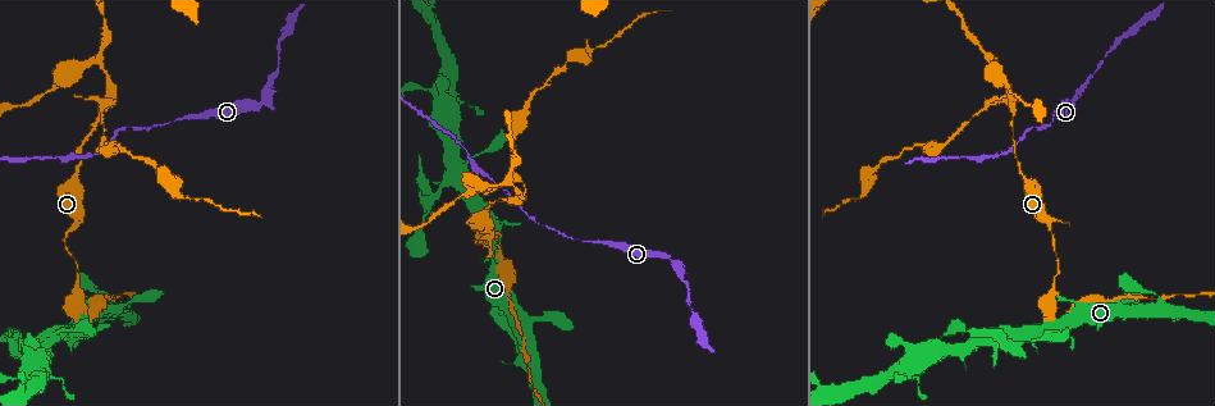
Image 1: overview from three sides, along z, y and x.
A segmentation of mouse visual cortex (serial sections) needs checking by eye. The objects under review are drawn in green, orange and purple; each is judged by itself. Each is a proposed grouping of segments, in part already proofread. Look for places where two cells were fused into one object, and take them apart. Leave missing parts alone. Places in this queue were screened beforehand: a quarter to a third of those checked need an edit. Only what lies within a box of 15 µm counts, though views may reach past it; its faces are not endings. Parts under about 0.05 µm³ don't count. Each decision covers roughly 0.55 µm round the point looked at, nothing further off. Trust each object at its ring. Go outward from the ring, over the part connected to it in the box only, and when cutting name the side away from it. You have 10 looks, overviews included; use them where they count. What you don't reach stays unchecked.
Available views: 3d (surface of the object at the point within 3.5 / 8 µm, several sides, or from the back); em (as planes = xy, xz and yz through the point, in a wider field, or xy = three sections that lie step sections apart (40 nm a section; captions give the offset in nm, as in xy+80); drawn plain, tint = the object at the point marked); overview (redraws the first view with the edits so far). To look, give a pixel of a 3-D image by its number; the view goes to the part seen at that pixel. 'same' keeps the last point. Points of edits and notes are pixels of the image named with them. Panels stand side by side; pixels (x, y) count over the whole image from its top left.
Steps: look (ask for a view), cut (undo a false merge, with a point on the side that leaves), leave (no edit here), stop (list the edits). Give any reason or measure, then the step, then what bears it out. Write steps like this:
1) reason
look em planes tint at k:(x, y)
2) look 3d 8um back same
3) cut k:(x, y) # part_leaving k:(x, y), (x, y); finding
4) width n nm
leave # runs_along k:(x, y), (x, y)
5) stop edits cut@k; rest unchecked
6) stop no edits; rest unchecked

look 3d 3.5um at 1:(510, 184)

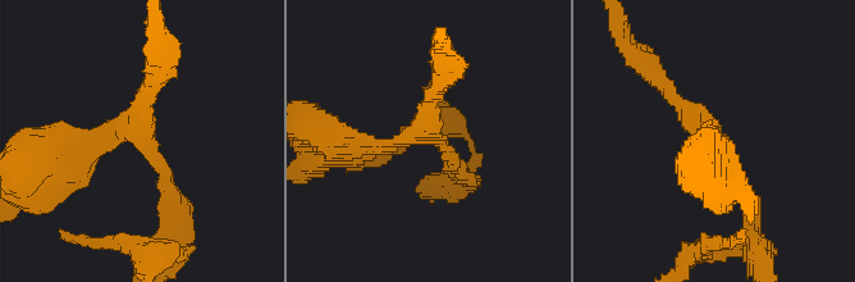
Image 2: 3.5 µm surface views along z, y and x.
arms 3; arm_widths 200, 200, 250 nm
look em xy step 3 tint at 2:(139, 136)

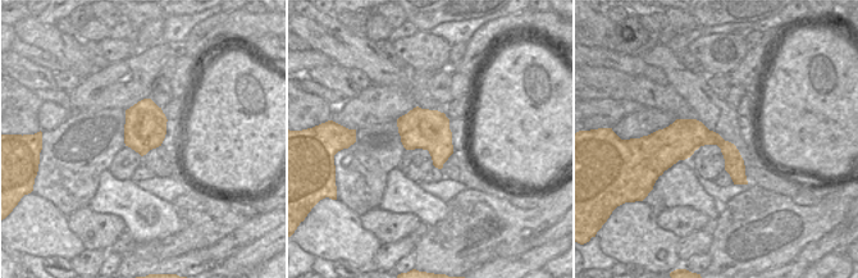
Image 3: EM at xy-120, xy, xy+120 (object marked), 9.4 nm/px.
look em planes tint same

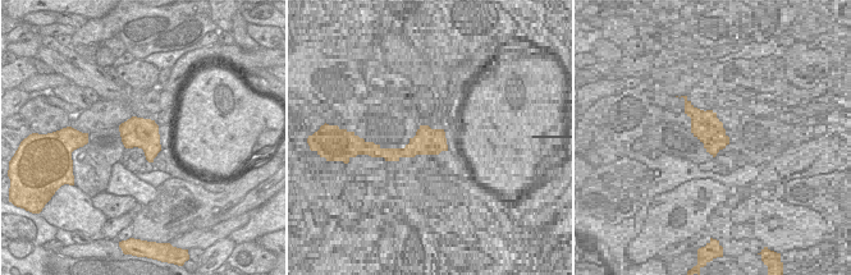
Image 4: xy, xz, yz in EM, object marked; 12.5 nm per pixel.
leave # runs_along 2:(173, 196), (138, 133), (59, 160); continuous, no second cell

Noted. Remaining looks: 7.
a narrow waist
look 3d 8um at 1:(1070, 105)

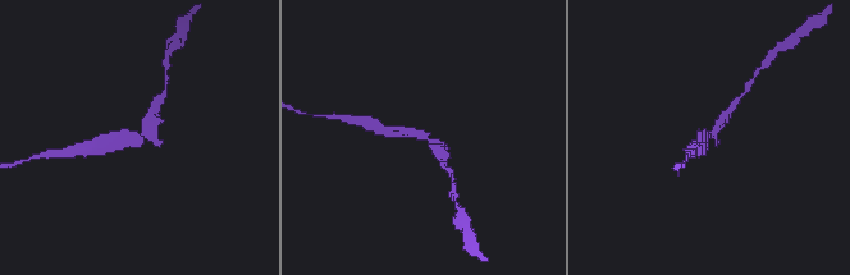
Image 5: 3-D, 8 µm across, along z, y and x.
look em xy step 1 tint at 5:(426, 140)

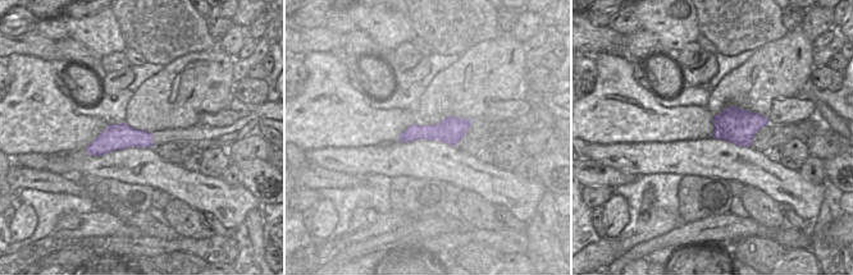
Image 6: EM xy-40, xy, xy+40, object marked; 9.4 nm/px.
cut 5:(151, 117) # part_leaving 5:(144, 133), (161, 96); two cells meet here

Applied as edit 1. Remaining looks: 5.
sudden change in width
look 3d 8um at 1:(487, 239)

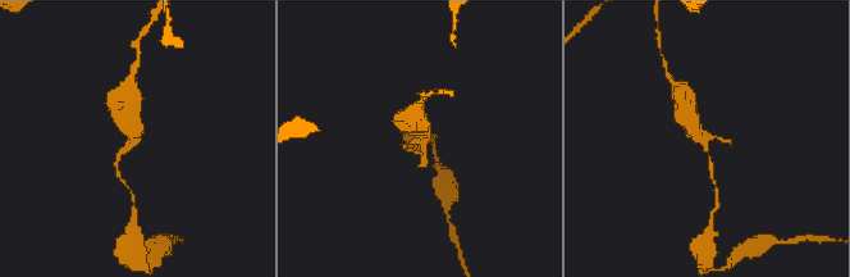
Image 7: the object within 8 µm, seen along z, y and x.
look 3d 3.5um at 7:(707, 141)

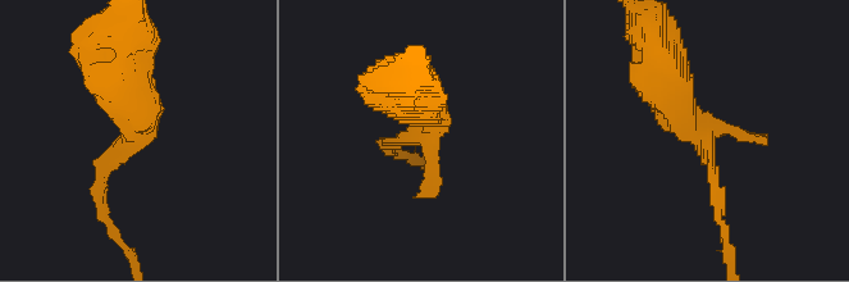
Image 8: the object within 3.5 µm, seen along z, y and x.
look em xy step 1 tint at 8:(413, 136)

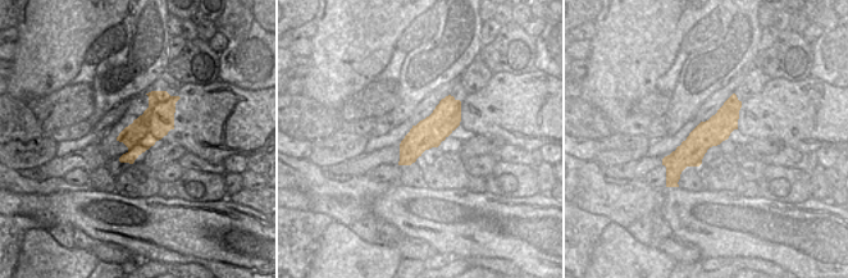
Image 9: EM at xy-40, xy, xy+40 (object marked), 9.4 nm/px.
leave # runs_along 9:(733, 99), (674, 167), (674, 182); one cell here

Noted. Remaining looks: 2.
thin arm on a thick one
look 3d 3.5um at 1:(437, 196)

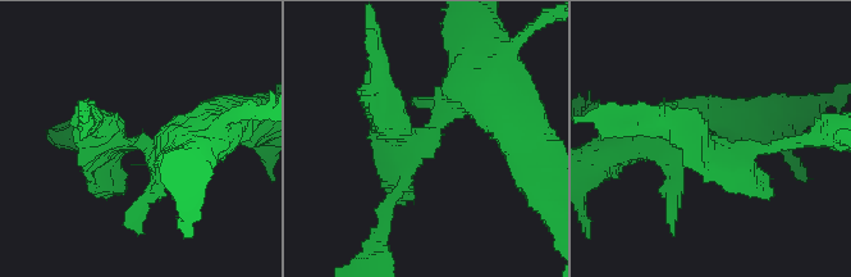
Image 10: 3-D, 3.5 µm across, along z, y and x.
shape alone is not enough
look em xy step 5 tint at 10:(428, 144)

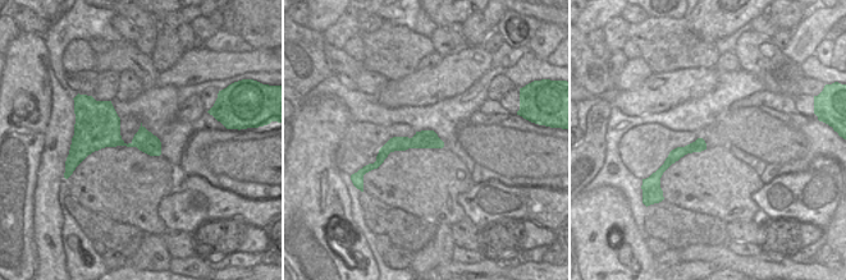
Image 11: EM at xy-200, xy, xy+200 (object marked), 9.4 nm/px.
cut 10:(376, 128) # part_leaving 10:(416, 141), (378, 98), (374, 39); two cells meet here

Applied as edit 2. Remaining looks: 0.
stop edits cut@5, cut@10; rest unchecked

